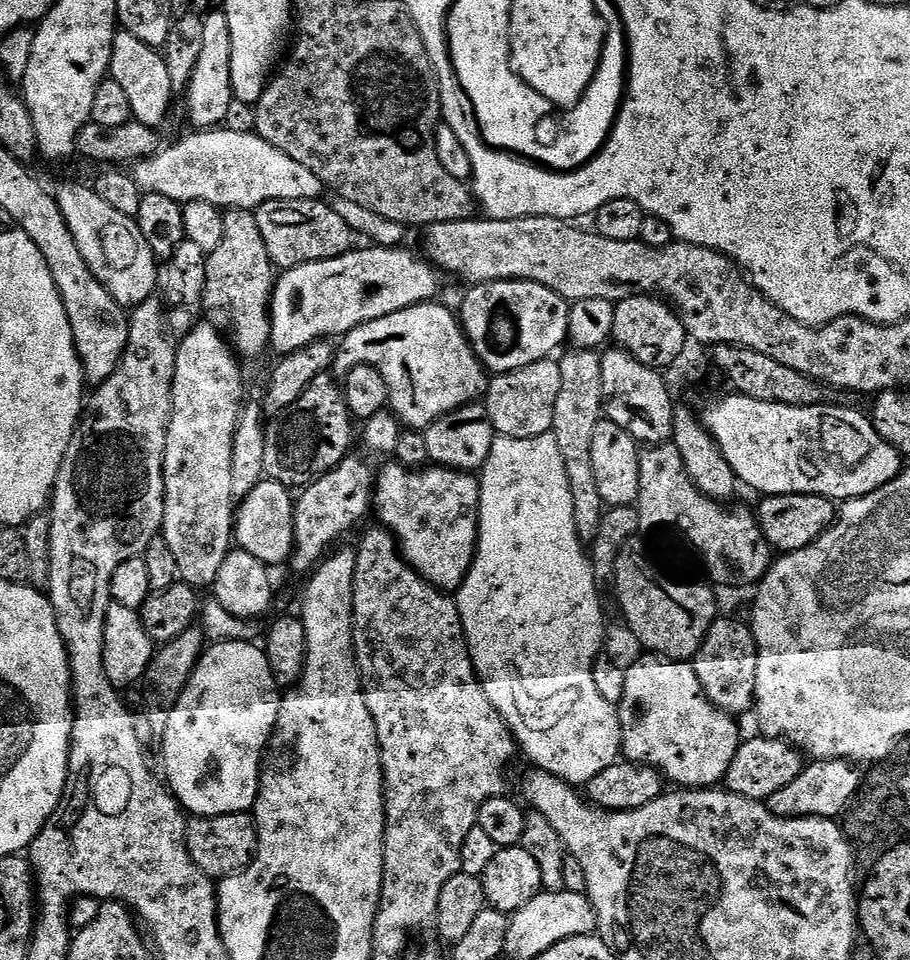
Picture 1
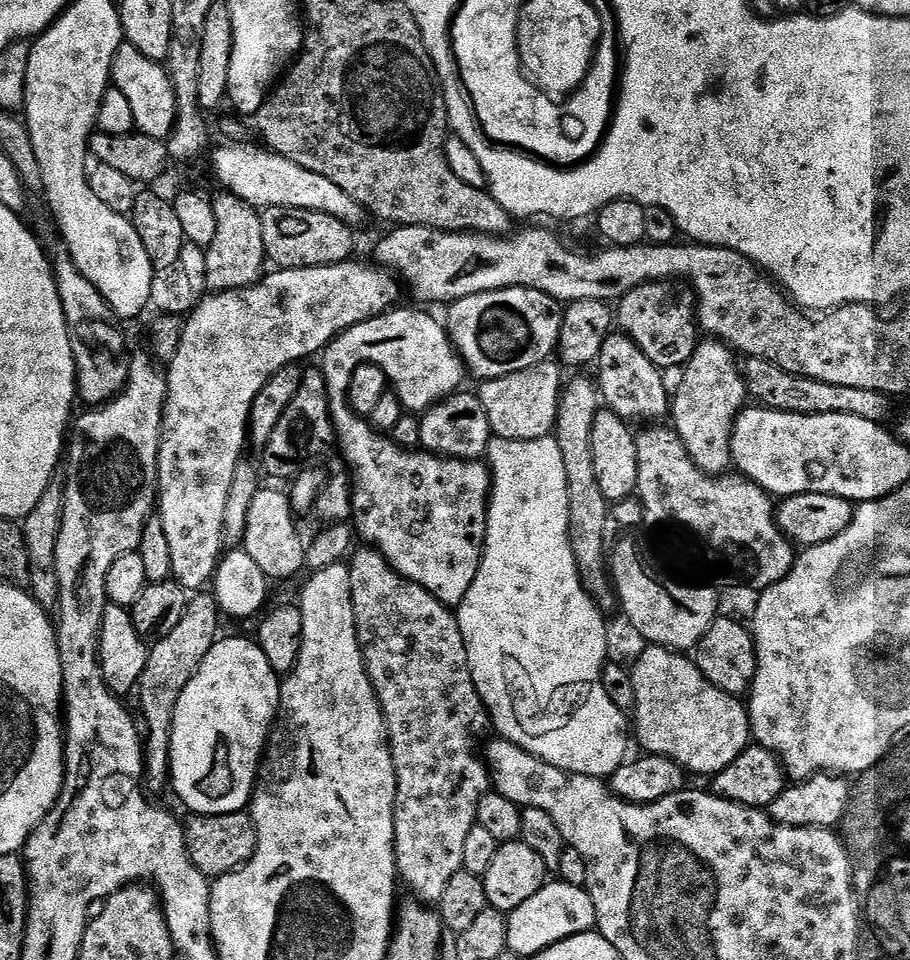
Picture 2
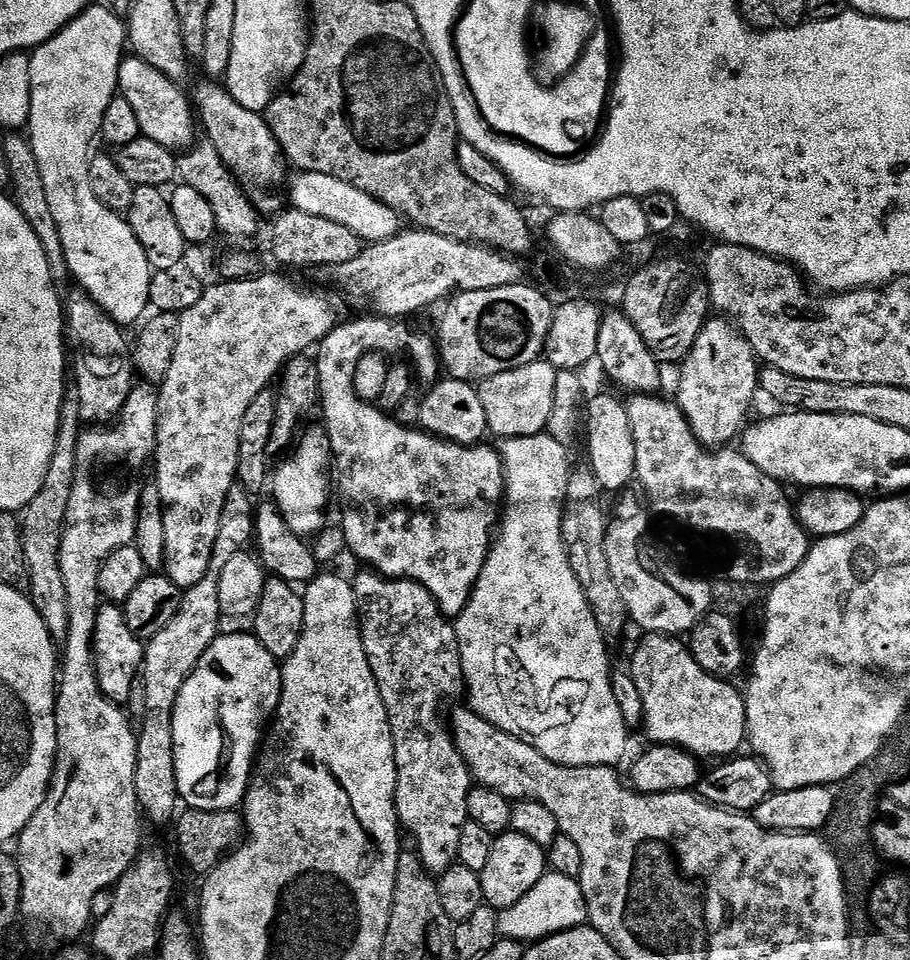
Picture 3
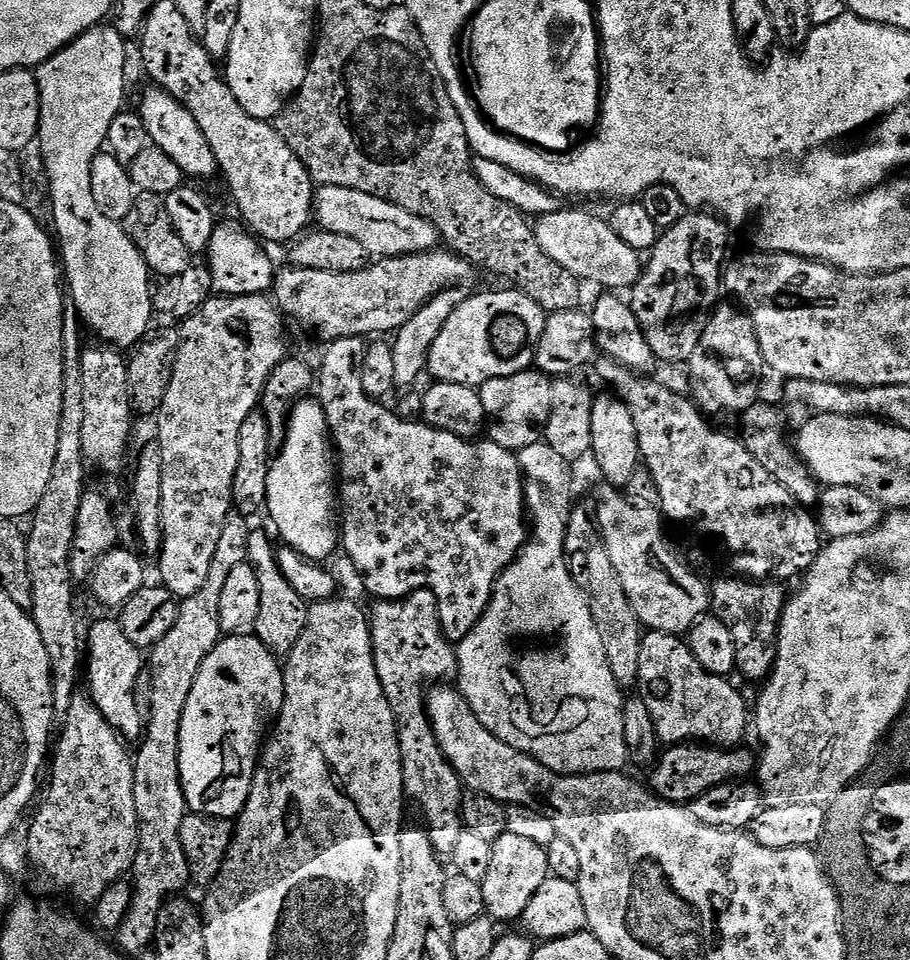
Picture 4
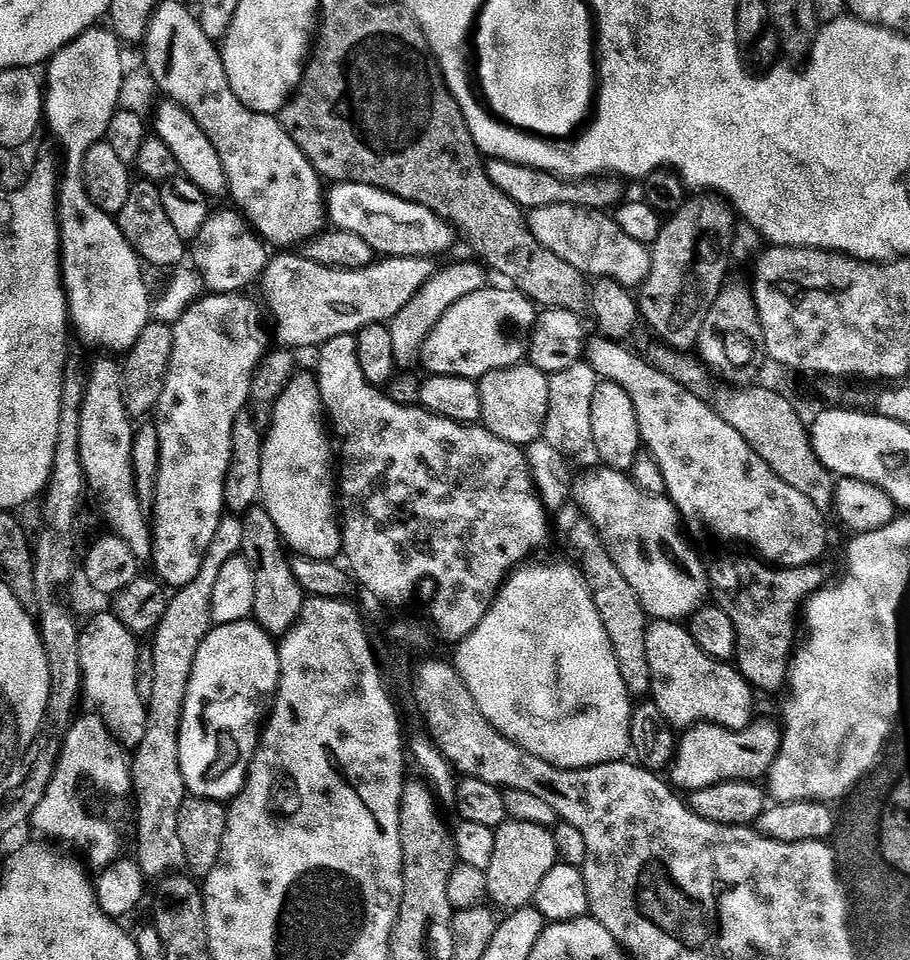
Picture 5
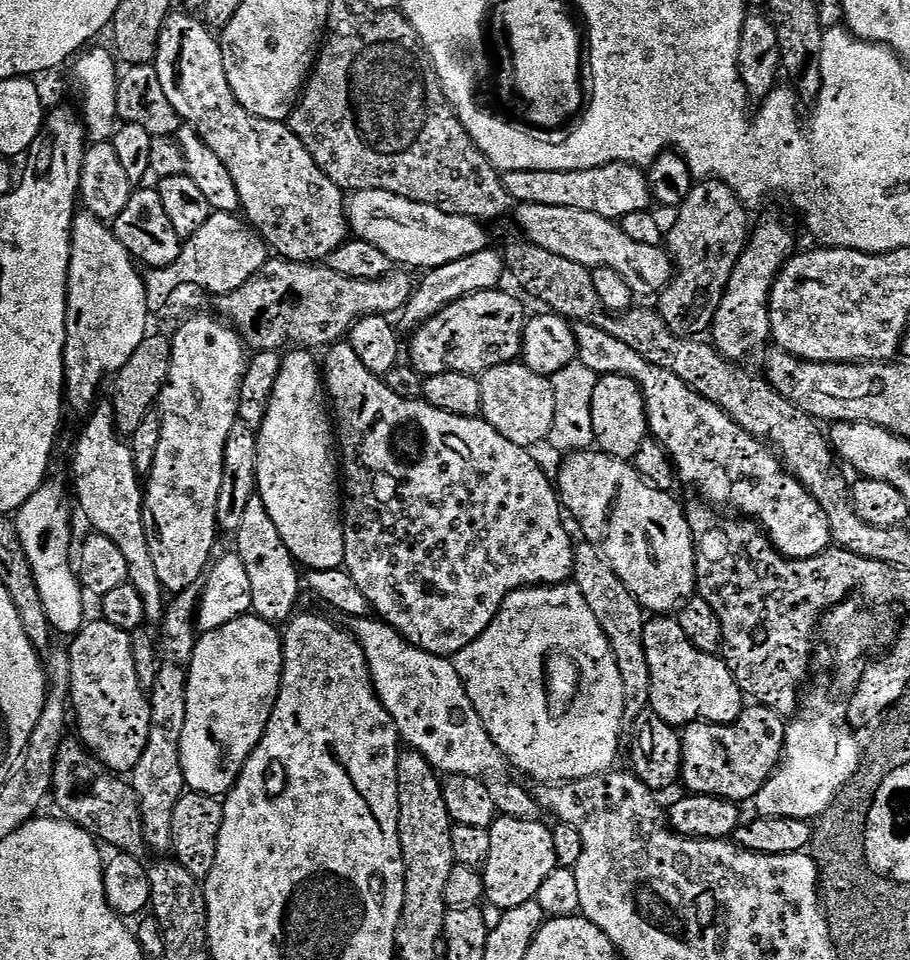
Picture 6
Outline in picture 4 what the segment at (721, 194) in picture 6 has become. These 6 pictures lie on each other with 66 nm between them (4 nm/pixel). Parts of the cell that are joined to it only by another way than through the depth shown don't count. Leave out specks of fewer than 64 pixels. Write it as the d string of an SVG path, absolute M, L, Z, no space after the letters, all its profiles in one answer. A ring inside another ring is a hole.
M688 210L657 235L640 277L630 288L632 309L657 358L680 360L699 349L704 322L721 299L728 231L729 225L719 215L708 210Z

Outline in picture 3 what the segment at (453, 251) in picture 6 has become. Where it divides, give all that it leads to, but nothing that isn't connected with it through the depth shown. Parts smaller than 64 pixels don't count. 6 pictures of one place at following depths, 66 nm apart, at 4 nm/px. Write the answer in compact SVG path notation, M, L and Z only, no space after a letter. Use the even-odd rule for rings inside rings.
M297 171L296 177L287 185L288 200L293 209L314 218L326 218L330 222L338 222L338 226L346 226L346 230L354 230L362 242L377 244L383 240L394 238L402 231L402 217L390 210L382 202L378 202L370 194L358 190L358 186L350 186L350 182L342 182L342 178L334 178L330 174Z

